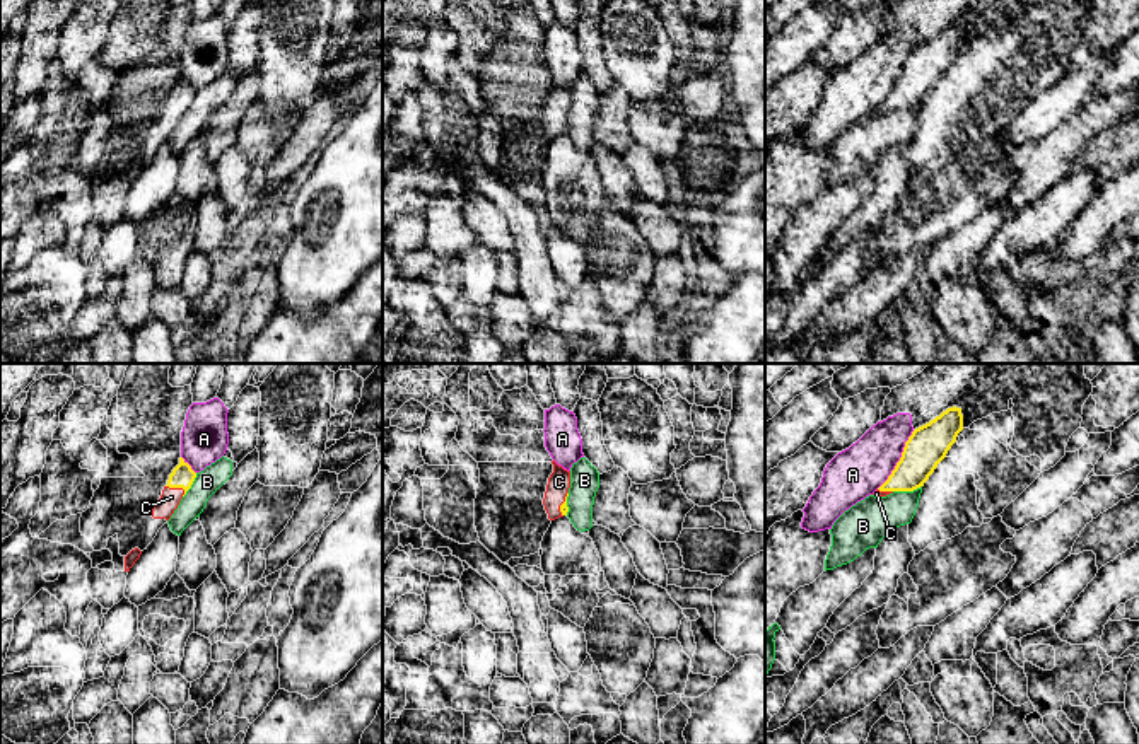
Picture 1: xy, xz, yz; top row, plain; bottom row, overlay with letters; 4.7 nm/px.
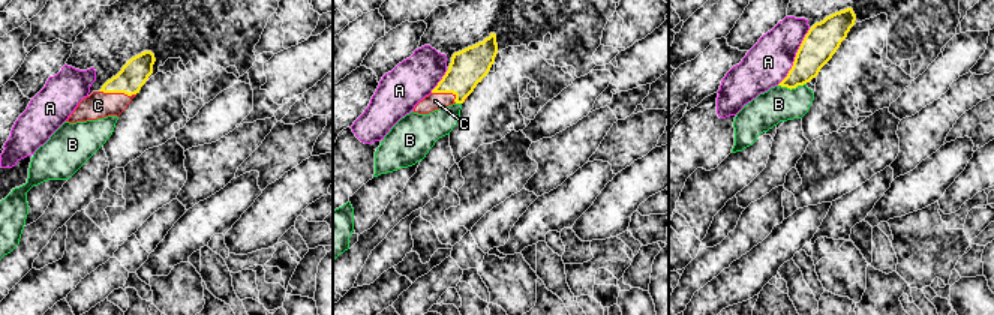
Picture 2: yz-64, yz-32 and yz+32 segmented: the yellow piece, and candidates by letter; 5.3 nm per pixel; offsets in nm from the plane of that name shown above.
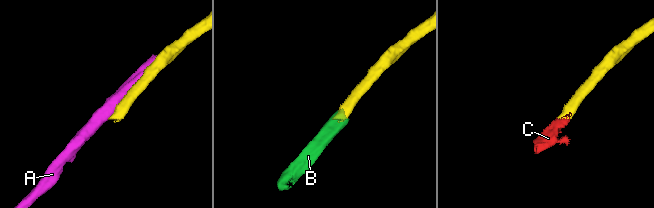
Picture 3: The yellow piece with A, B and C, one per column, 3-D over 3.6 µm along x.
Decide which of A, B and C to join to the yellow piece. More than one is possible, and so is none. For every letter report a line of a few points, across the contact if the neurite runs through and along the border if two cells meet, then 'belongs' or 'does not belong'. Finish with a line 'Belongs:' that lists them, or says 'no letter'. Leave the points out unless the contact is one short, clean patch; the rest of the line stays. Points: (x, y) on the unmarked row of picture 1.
A: does not belong
B: line yz (921, 103), (912, 108), (893, 110); does not belong
C: line xy (181, 94), (176, 104), (171, 115); belongs
Belongs: C

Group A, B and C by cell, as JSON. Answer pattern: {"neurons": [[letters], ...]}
{"neurons": [["A"], ["B"], ["C"]]}

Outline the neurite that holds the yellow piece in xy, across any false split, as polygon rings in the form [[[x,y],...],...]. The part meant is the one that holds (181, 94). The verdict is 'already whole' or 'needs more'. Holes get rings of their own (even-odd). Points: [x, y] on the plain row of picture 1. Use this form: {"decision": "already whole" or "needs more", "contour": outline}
{"decision": "needs more", "contour": [[[179,75],[179,82],[169,92],[167,102],[164,104],[159,119],[152,126],[152,135],[169,138],[181,116],[191,106],[195,96],[196,90],[183,75]]]}

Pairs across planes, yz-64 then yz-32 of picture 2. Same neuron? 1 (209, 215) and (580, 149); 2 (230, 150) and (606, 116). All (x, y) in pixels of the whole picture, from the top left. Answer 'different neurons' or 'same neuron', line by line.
1: different neurons
2: same neuron

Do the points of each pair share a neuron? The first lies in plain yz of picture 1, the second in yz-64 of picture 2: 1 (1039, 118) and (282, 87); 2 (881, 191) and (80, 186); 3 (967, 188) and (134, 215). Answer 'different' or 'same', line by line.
1: different
2: same
3: same

